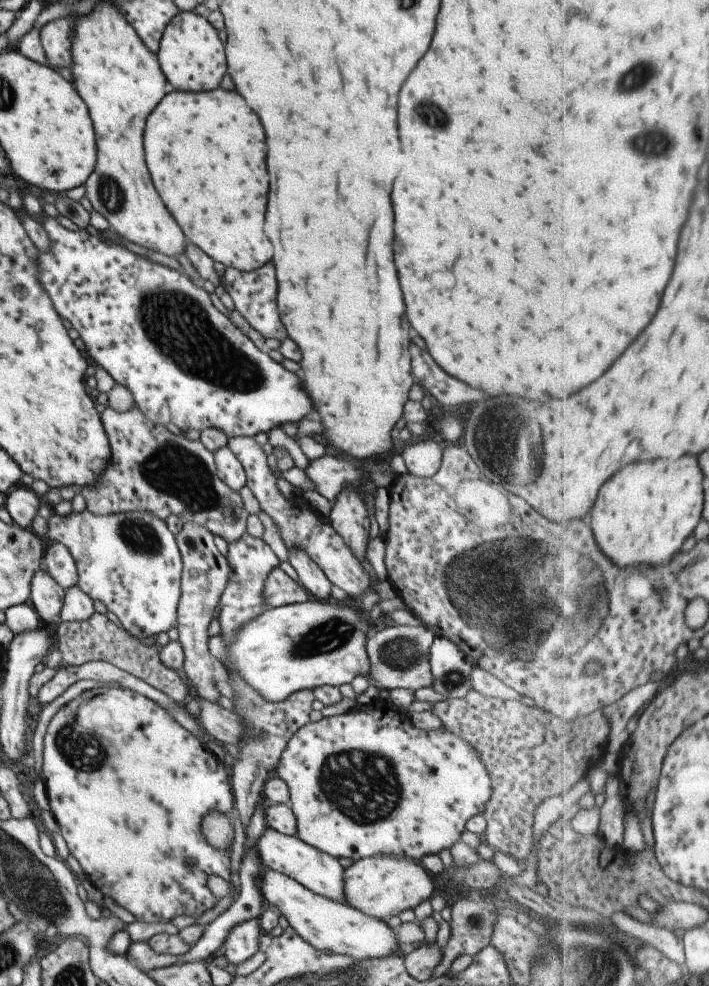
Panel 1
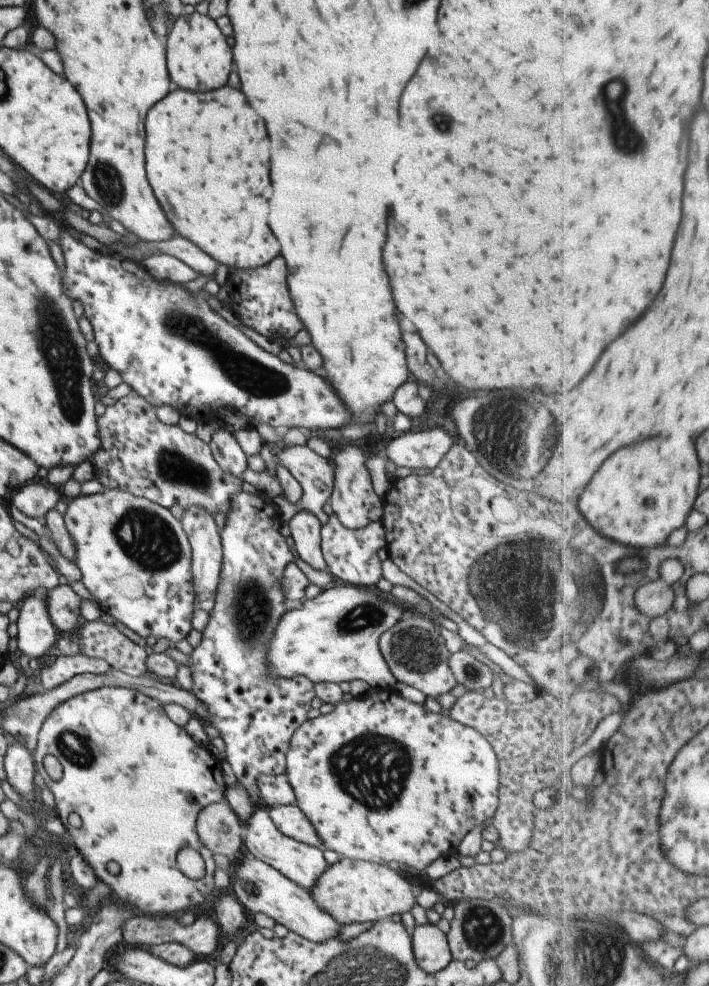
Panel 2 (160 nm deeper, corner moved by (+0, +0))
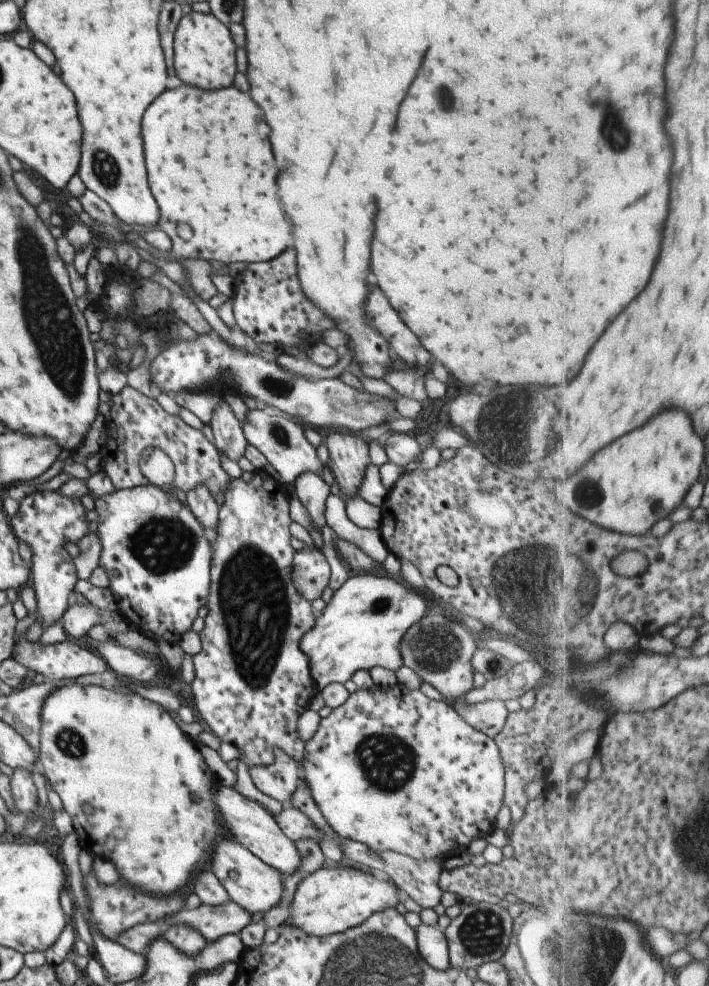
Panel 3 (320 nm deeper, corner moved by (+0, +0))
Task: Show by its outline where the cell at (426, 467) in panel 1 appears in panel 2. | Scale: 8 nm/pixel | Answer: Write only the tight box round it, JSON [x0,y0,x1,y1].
[382,426,452,469]

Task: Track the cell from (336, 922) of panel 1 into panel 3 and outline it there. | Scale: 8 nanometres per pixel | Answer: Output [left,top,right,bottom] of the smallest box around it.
[210,837,283,915]

